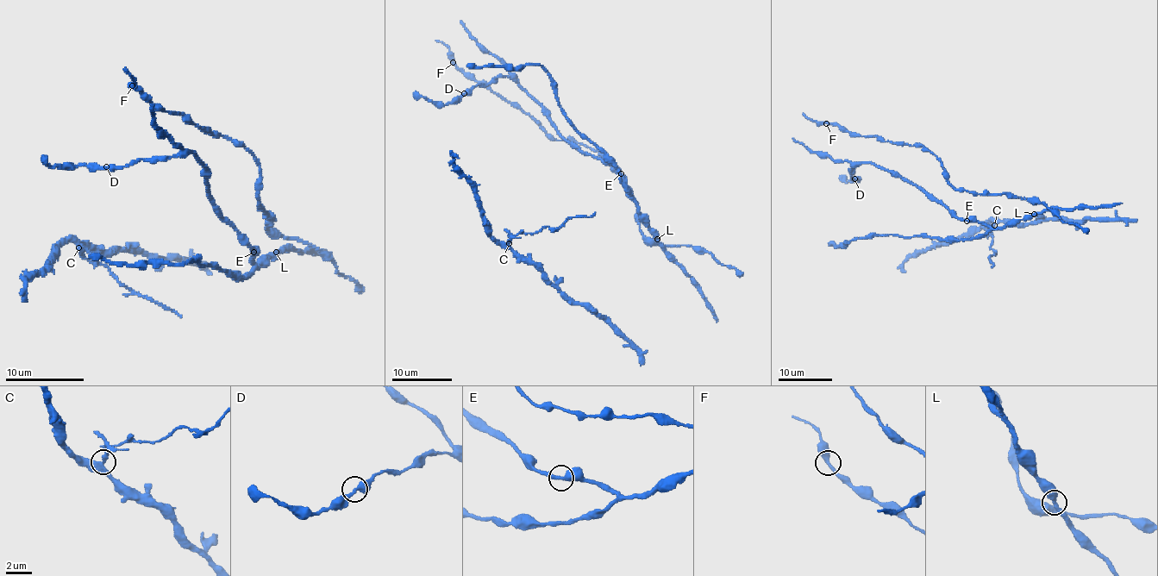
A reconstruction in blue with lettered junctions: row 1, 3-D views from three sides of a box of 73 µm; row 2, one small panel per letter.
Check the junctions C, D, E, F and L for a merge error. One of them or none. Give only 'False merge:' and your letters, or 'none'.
False merge: C

